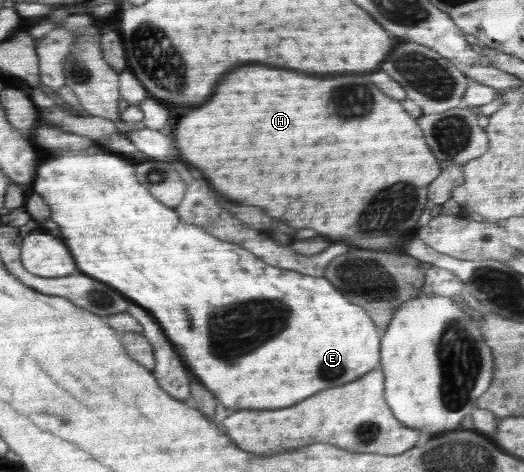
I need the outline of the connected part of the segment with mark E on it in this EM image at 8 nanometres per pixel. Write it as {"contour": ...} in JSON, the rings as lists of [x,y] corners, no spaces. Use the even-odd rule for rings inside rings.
{"contour":[[[91,146],[87,149],[72,152],[69,150],[57,150],[42,155],[36,167],[36,177],[32,183],[31,192],[40,195],[49,206],[51,221],[59,225],[59,235],[69,237],[65,239],[65,245],[69,247],[76,266],[83,274],[99,279],[99,282],[118,290],[126,299],[139,307],[147,310],[154,317],[155,321],[161,326],[167,339],[175,347],[182,349],[182,361],[196,375],[200,383],[207,388],[216,399],[229,410],[276,410],[289,407],[299,403],[301,399],[309,397],[311,393],[329,389],[329,387],[339,387],[355,381],[358,377],[376,369],[382,369],[380,364],[380,341],[379,329],[369,317],[369,314],[362,308],[353,305],[343,297],[341,291],[337,291],[324,276],[313,277],[298,271],[281,269],[265,263],[257,258],[247,249],[221,241],[213,235],[205,232],[201,227],[195,225],[185,225],[181,222],[178,213],[174,208],[167,207],[154,195],[149,193],[147,187],[141,187],[135,173],[135,164],[129,158],[121,156],[104,149],[101,146]],[[249,303],[253,303],[253,315],[247,317]]]}

